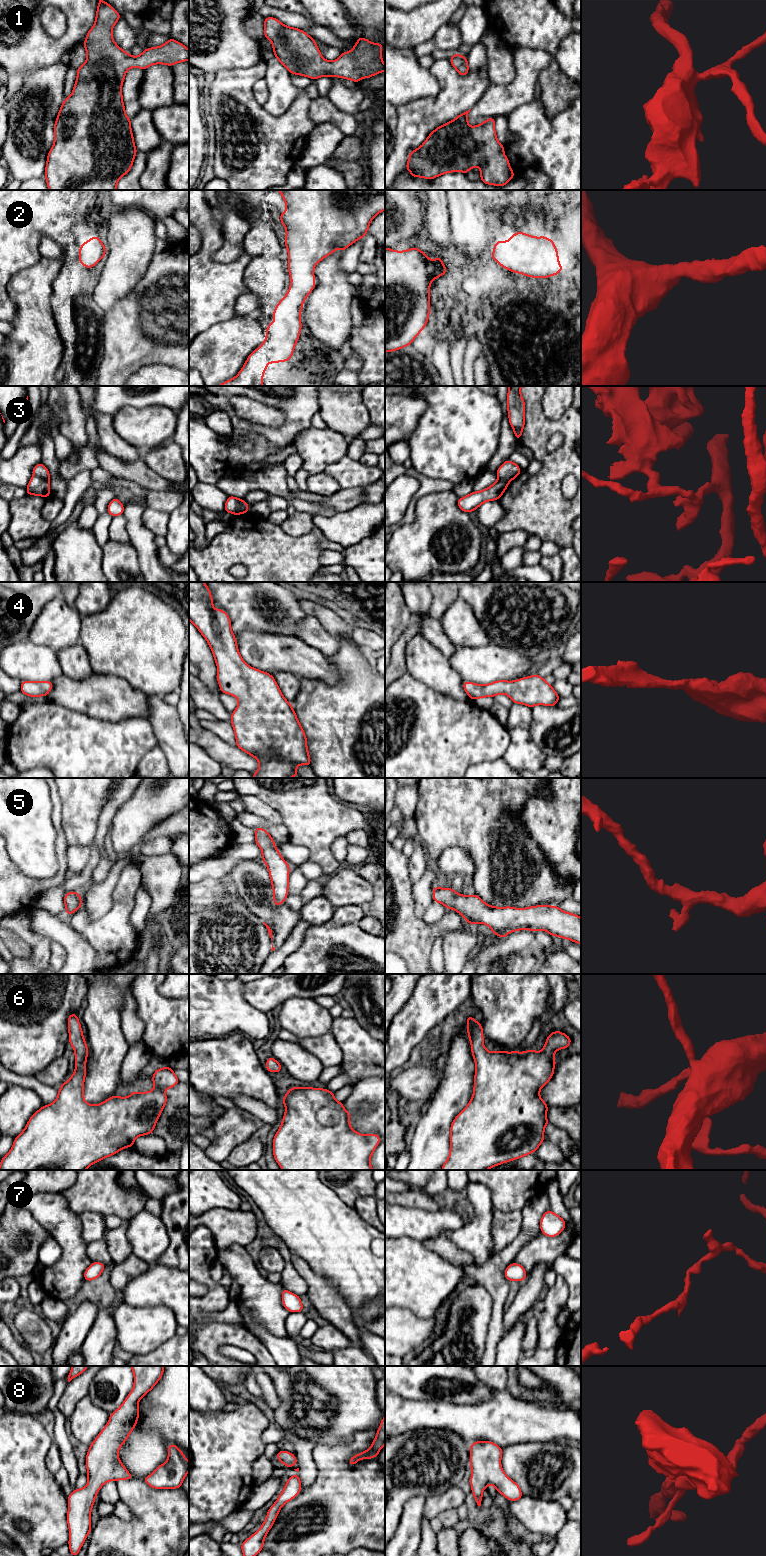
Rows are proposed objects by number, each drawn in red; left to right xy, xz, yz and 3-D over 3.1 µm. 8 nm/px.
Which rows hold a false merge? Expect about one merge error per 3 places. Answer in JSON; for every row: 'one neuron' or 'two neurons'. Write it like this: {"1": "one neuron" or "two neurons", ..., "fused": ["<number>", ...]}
{"1": "one neuron", "2": "one neuron", "3": "two neurons", "4": "one neuron", "5": "one neuron", "6": "one neuron", "7": "one neuron", "8": "one neuron", "fused": ["3"]}

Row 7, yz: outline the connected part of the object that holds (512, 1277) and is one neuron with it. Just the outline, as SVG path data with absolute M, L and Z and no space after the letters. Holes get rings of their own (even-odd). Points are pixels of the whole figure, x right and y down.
M511 1263L506 1269L505 1269L505 1278L508 1281L524 1281L527 1277L526 1271L524 1267L517 1263Z

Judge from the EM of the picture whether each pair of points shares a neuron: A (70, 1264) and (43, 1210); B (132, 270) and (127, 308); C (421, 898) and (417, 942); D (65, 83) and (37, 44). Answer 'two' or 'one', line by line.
A: one
B: two
C: two
D: two

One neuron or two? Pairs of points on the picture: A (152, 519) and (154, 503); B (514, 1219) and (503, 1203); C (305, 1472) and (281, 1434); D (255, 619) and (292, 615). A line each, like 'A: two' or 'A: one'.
A: two
B: two
C: one
D: one

